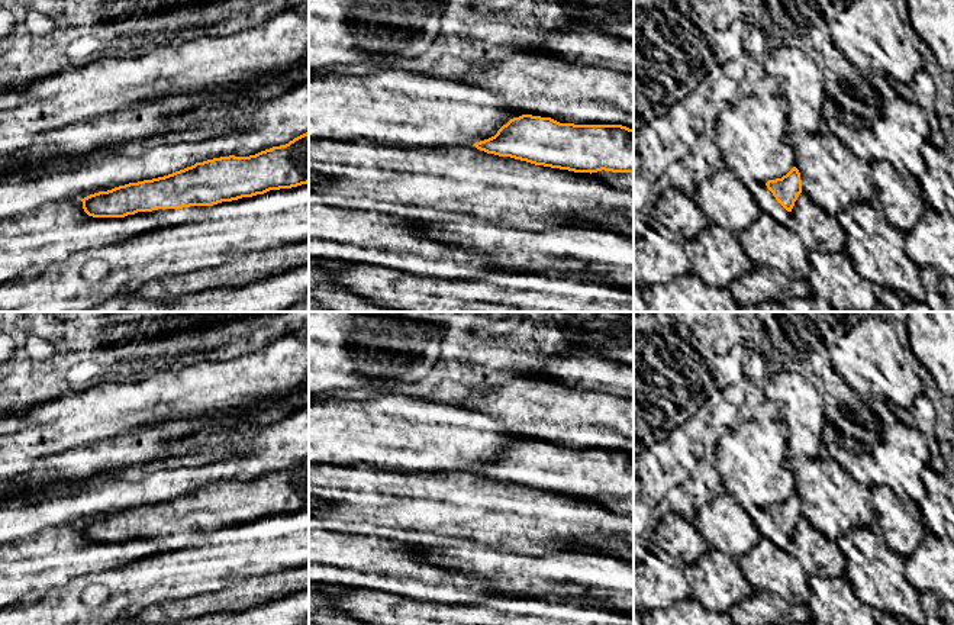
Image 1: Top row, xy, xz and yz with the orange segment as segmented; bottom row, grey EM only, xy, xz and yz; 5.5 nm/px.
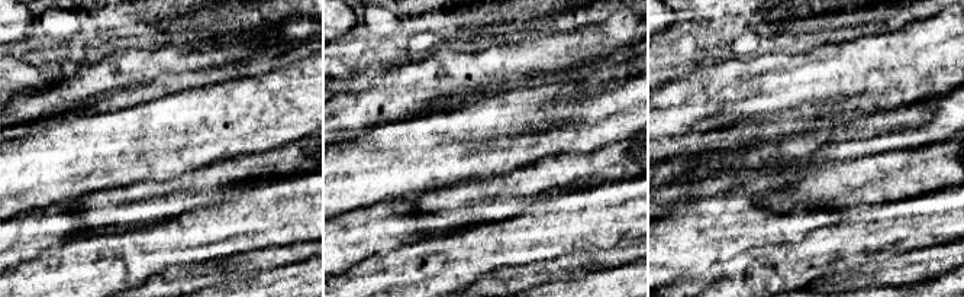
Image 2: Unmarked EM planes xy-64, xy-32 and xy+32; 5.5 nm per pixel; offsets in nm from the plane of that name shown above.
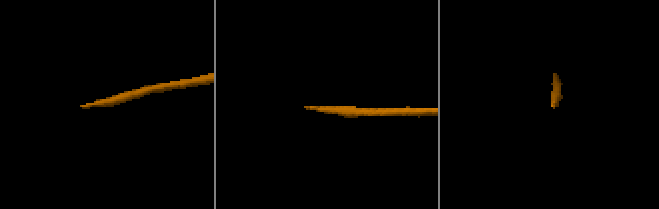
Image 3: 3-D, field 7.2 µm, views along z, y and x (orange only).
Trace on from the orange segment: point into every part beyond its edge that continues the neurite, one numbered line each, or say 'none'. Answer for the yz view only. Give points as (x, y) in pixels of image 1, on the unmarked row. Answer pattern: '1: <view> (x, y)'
1: yz (767, 528)

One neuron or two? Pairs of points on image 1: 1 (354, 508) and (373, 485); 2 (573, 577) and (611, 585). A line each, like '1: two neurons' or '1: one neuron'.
1: one neuron
2: one neuron

